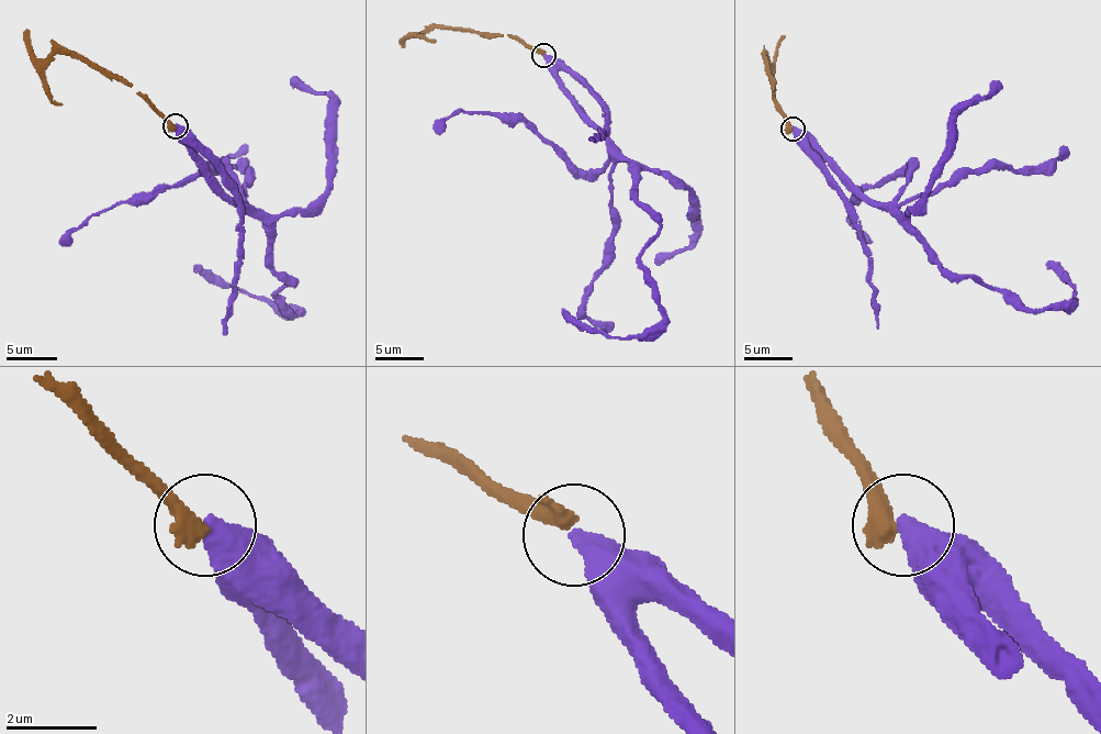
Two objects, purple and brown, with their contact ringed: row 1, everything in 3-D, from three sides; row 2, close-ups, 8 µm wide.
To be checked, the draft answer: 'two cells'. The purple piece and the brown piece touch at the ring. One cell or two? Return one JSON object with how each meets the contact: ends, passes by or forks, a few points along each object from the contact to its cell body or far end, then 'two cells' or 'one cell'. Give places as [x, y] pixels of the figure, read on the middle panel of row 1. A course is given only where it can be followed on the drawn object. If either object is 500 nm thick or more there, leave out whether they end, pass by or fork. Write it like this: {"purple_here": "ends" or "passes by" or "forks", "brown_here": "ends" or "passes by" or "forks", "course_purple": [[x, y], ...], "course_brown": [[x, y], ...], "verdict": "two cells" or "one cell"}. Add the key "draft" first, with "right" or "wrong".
{"draft": "right", "course_purple": [[543, 55], [633, 164], [636, 198], [660, 225], [640, 257], [662, 318], [653, 327], [611, 337], [563, 308]], "course_brown": [[543, 55], [509, 35], [480, 35], [456, 28], [431, 28], [419, 35], [436, 40]], "verdict": "two cells"}

